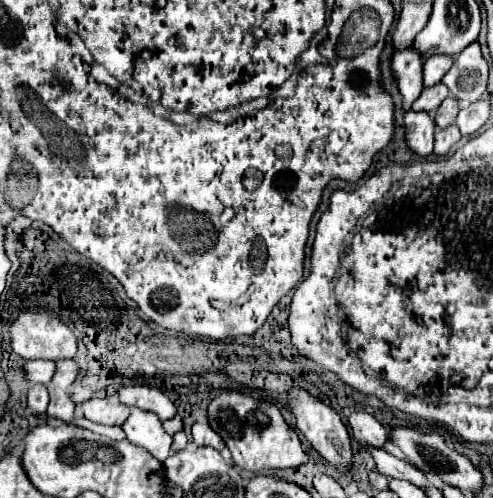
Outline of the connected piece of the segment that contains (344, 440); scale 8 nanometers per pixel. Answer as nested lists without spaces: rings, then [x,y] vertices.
[[[300,387],[288,389],[288,407],[290,407],[292,417],[296,419],[296,429],[310,441],[310,445],[330,465],[334,465],[334,467],[338,467],[346,473],[350,463],[352,463],[352,447],[350,447],[350,437],[348,437],[346,425],[342,421],[342,415],[336,409],[324,405],[316,395],[312,395],[312,393],[308,393],[306,389],[300,389]]]

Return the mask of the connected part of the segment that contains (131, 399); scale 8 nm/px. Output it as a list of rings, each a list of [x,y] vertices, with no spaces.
[[[132,385],[132,387],[122,387],[118,391],[118,395],[124,405],[138,407],[142,411],[150,411],[160,421],[172,419],[176,415],[176,407],[160,389],[146,387],[146,385]]]

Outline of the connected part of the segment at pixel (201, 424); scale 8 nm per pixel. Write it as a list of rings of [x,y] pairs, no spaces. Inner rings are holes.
[[[198,419],[192,425],[192,441],[198,447],[214,447],[216,451],[224,449],[224,441],[220,439],[220,435],[208,425],[206,419]]]

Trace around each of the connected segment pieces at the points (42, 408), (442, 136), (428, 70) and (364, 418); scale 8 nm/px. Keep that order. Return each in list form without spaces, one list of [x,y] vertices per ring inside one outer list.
[[[32,385],[28,389],[28,407],[32,409],[32,413],[36,413],[36,415],[46,413],[48,401],[50,401],[50,395],[48,395],[46,385]]]
[[[456,125],[446,127],[446,129],[438,129],[436,141],[434,141],[434,155],[444,157],[458,141],[460,141],[460,131],[458,131]]]
[[[434,55],[434,57],[428,57],[424,61],[424,67],[422,67],[422,79],[424,79],[424,87],[432,87],[436,83],[442,81],[442,77],[446,75],[448,67],[452,65],[454,59],[450,59],[448,55]]]
[[[352,411],[346,417],[348,425],[352,427],[354,437],[364,443],[364,445],[372,445],[372,447],[384,447],[384,443],[388,441],[388,429],[384,425],[380,425],[370,413],[366,411]]]

